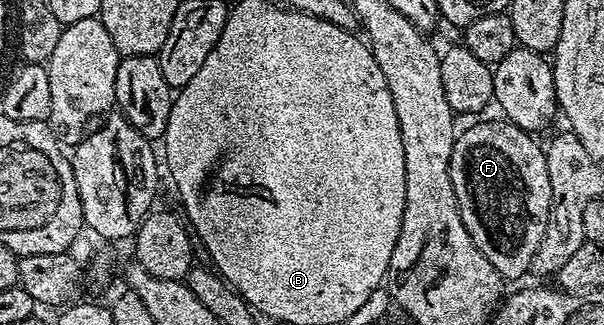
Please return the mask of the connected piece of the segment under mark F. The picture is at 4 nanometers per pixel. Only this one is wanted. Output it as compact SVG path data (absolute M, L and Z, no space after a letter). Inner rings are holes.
M497 118L489 124L476 124L452 141L450 158L450 182L452 199L460 211L460 226L474 238L474 246L490 262L494 270L505 281L516 280L519 276L529 275L532 260L542 246L548 229L548 219L552 209L550 173L546 170L545 149L535 144L533 137L518 126Z

